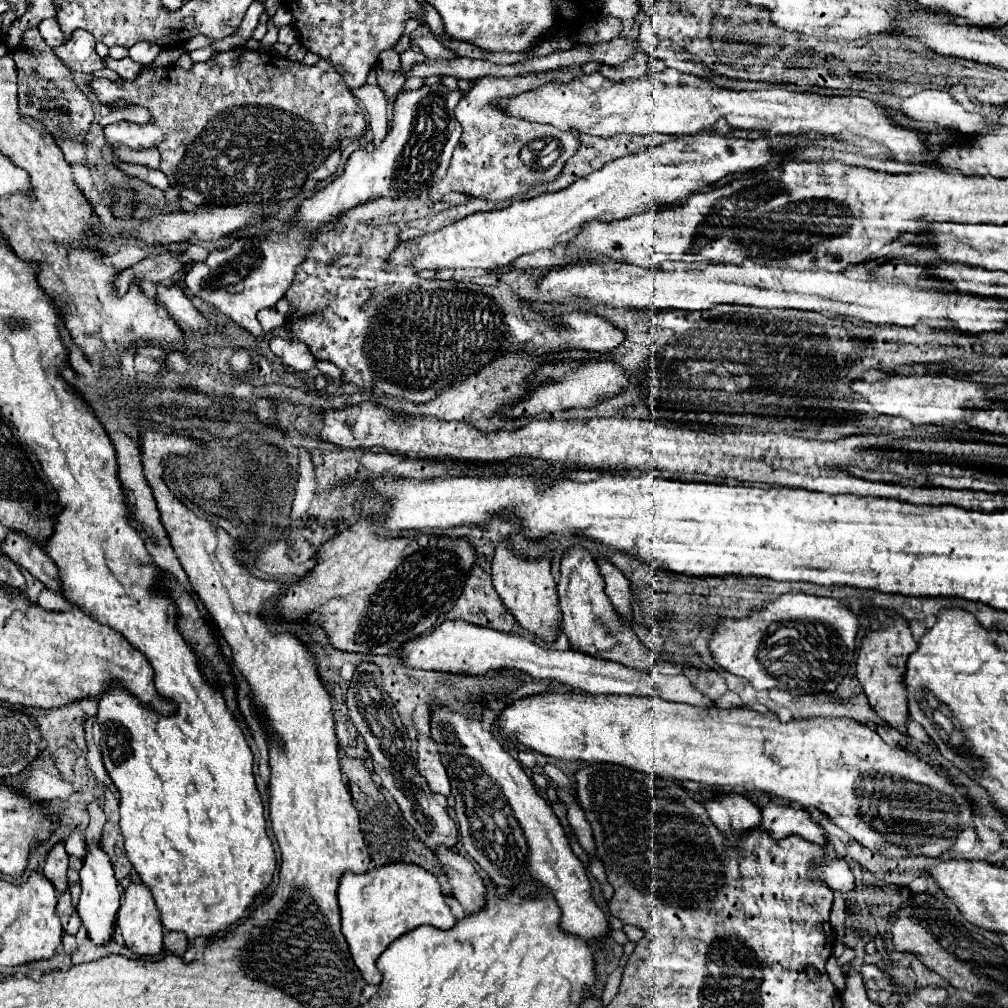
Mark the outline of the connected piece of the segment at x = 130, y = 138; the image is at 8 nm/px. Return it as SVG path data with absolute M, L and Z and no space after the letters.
M118 122L104 128L106 142L110 146L120 144L128 148L156 148L156 142L162 140L162 130L156 124L132 124L132 122Z

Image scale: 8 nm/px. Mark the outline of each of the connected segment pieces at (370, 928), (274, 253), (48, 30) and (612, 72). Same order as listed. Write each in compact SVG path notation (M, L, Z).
M386 864L362 876L348 872L338 886L338 904L342 912L342 934L346 936L352 958L368 984L380 984L382 974L376 968L376 960L398 936L422 924L440 930L450 930L456 924L440 890L440 882L434 874L416 864Z
M442 84L408 90L408 92L400 94L400 96L396 96L392 130L380 142L380 146L370 144L370 146L366 146L362 150L356 150L348 158L344 174L340 178L336 178L324 190L318 190L310 200L302 202L300 210L298 210L298 220L292 222L284 234L272 234L270 240L258 240L258 242L248 240L248 238L240 238L240 240L234 240L234 244L230 248L226 248L226 250L210 252L206 262L194 264L190 268L190 272L186 272L186 286L190 288L190 292L194 292L198 298L214 304L222 314L230 316L234 322L238 322L248 332L260 336L260 324L256 320L258 310L276 308L276 302L286 294L290 282L294 280L296 266L300 266L300 262L304 262L304 256L310 250L310 242L316 238L318 232L324 230L324 226L330 228L332 220L340 218L342 212L354 208L356 204L366 202L370 196L416 198L416 196L420 196L420 192L428 190L432 184L442 180L442 176L448 170L452 152L454 152L454 148L456 148L456 144L458 144L458 140L462 136L462 128L460 128L458 120L454 120L454 108L456 108L460 98L462 98L460 90L452 92L452 90L444 88Z
M48 18L48 20L42 20L40 24L38 24L38 30L40 30L40 34L42 34L42 38L44 38L44 42L48 44L48 46L60 46L60 44L64 44L62 42L62 30L58 28L58 20L56 18Z
M632 54L624 64L620 66L608 66L608 64L602 64L600 66L600 74L608 80L630 80L630 78L638 78L638 76L644 76L648 72L648 58L642 56L642 54Z

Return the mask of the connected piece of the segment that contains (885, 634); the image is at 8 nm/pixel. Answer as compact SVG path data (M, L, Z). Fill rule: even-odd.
M876 612L874 618L878 618L882 622L882 630L880 632L870 632L860 648L858 654L858 662L856 662L856 676L858 682L864 688L864 694L868 698L870 708L894 730L898 730L900 734L908 736L908 692L906 692L906 684L904 684L904 674L906 674L906 662L908 656L918 648L918 644L912 638L912 632L908 628L908 624L902 618L892 618L888 620L888 616L884 612Z

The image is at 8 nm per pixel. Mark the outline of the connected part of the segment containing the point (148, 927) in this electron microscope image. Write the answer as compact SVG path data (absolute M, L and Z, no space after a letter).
M130 884L124 894L124 904L118 912L118 928L122 930L124 944L138 956L156 956L162 952L162 924L160 912L150 896L150 890L144 884Z

